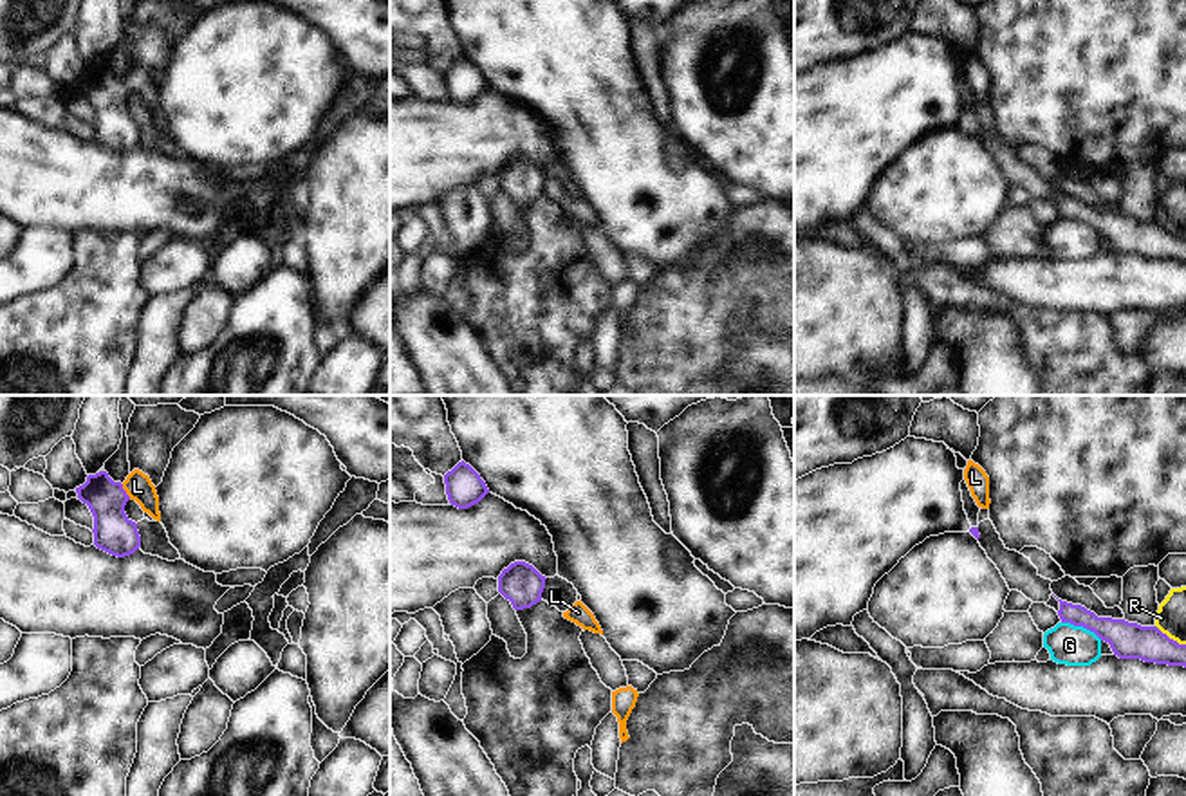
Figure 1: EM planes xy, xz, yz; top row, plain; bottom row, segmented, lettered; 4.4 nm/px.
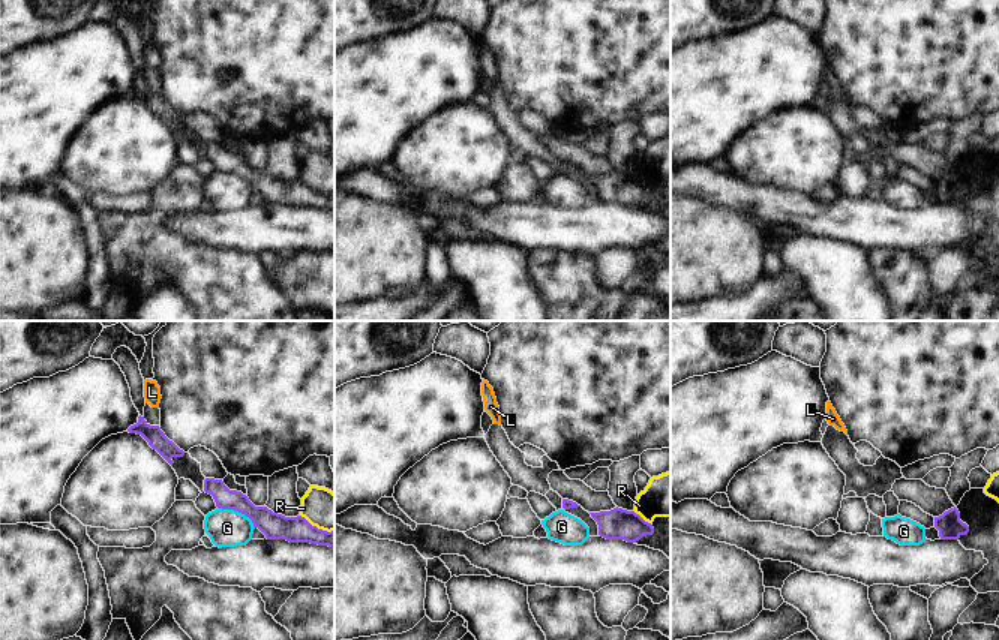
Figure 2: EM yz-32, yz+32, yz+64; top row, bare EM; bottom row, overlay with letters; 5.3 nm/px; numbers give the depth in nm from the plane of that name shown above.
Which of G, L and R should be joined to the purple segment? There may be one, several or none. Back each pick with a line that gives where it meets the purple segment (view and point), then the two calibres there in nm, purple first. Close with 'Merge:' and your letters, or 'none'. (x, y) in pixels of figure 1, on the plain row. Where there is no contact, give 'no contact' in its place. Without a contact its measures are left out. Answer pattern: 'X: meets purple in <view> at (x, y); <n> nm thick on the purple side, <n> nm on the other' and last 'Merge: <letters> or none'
L: meets purple in xy at (125, 87); 180 nm thick on the purple side, 120 nm on the other
Merge: L

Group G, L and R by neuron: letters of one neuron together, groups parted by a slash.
G / L / R

